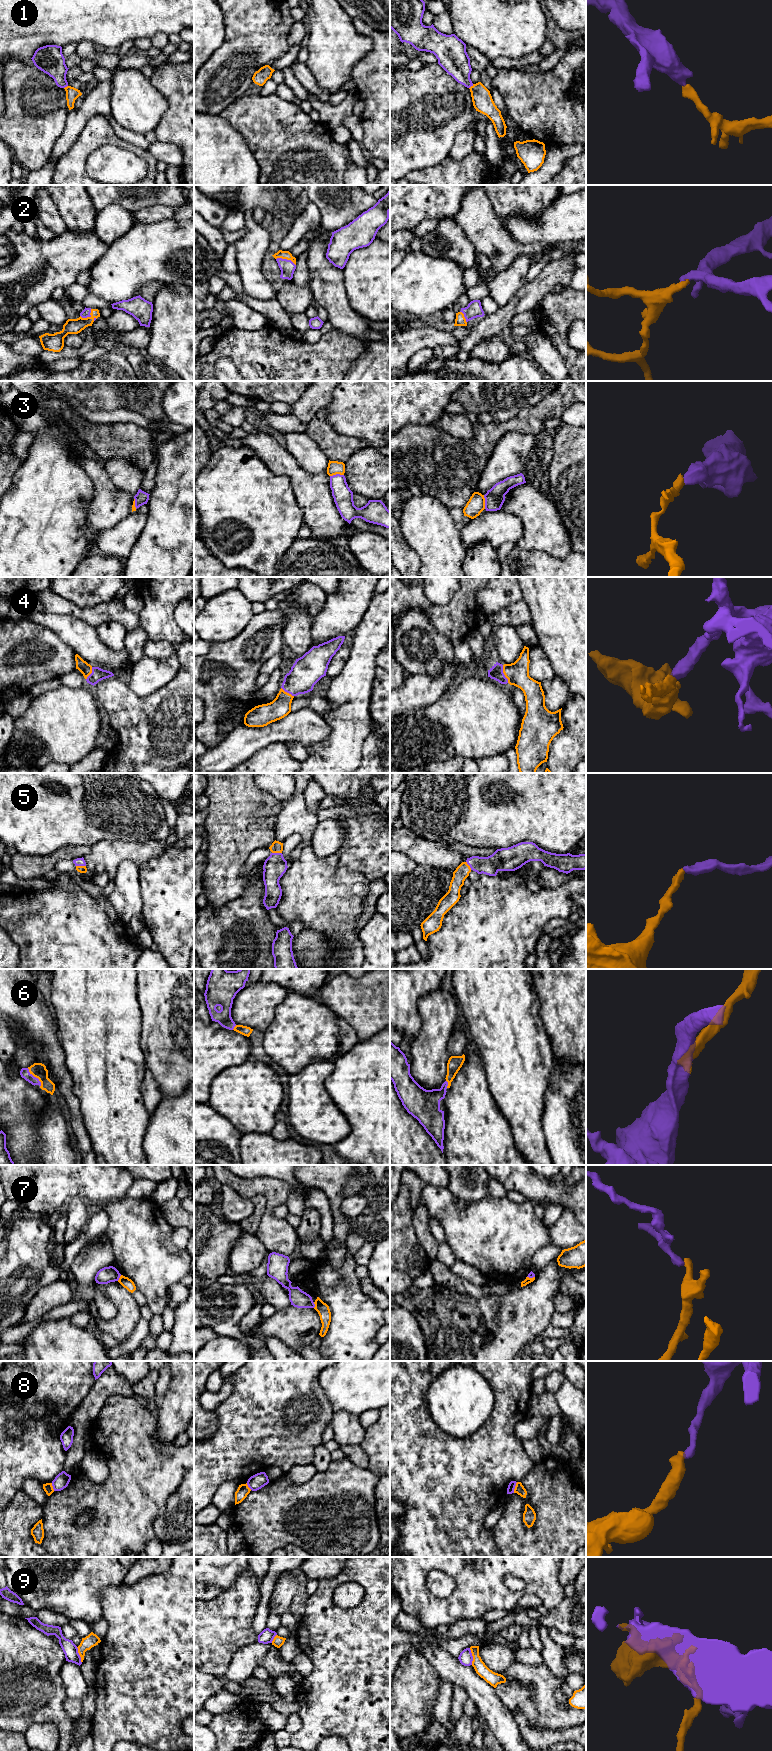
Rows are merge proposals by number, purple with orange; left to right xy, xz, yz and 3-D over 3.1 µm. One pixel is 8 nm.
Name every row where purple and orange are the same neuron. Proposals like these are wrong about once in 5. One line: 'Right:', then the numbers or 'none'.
Right: 1, 2, 4, 5, 6

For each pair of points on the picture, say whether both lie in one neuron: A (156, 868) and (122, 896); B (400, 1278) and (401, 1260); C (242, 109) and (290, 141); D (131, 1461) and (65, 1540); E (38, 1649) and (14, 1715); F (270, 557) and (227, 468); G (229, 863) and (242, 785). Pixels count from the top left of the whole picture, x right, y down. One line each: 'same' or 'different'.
A: different
B: different
C: same
D: same
E: same
F: same
G: same

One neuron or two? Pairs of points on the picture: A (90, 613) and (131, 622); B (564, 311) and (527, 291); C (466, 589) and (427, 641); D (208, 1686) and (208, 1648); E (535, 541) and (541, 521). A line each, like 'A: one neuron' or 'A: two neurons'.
A: one neuron
B: two neurons
C: two neurons
D: two neurons
E: one neuron

